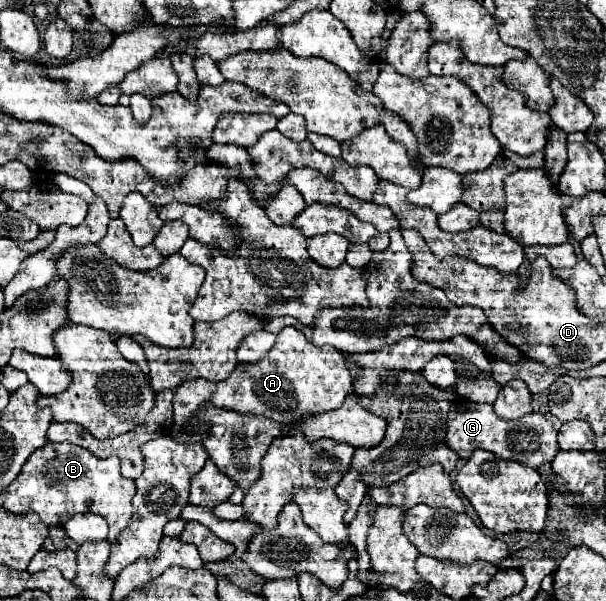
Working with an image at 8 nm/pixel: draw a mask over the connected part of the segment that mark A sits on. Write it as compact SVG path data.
M283 327L277 335L277 343L257 363L237 363L233 373L219 383L207 379L189 379L173 395L173 439L177 443L201 443L205 435L193 435L181 431L185 419L193 419L203 401L211 401L215 407L225 407L245 415L263 415L281 425L297 423L307 413L323 413L337 409L343 399L353 393L352 377L346 368L342 354L334 347L313 347L307 337L295 327Z

